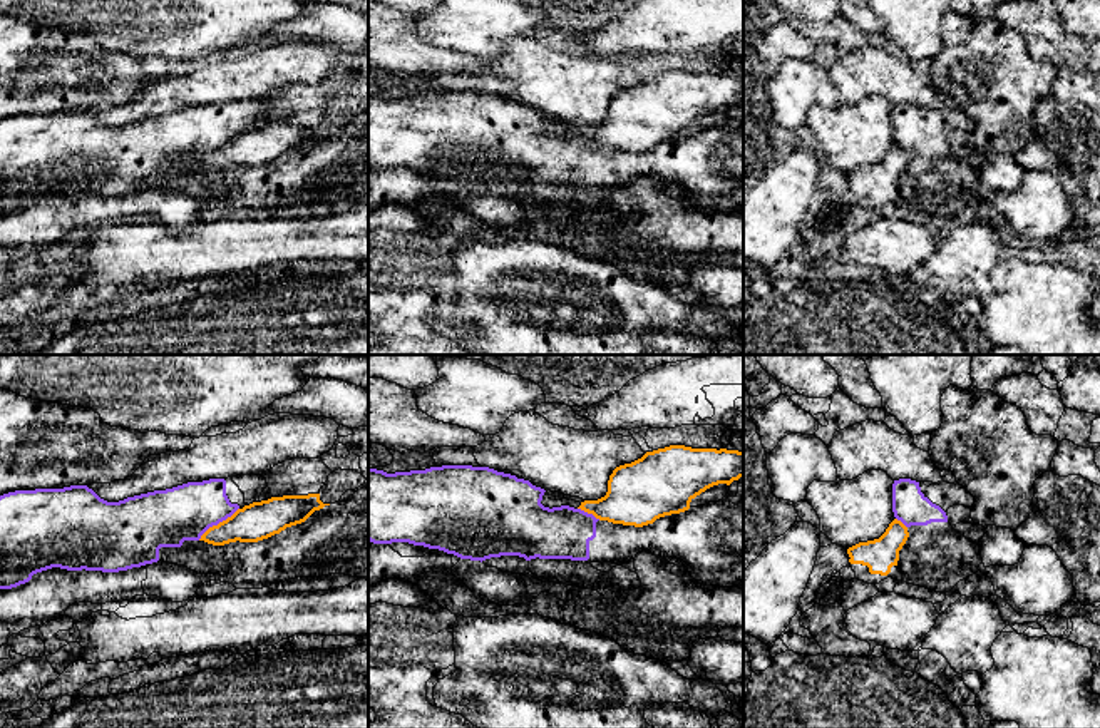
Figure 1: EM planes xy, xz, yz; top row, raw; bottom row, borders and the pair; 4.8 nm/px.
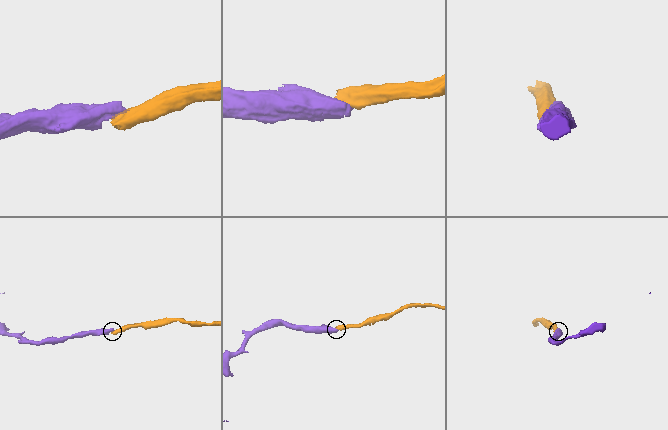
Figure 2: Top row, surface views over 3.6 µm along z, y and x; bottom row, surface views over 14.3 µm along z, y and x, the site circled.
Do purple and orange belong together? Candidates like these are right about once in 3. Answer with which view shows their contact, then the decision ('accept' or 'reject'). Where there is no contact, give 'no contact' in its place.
xy | reject

